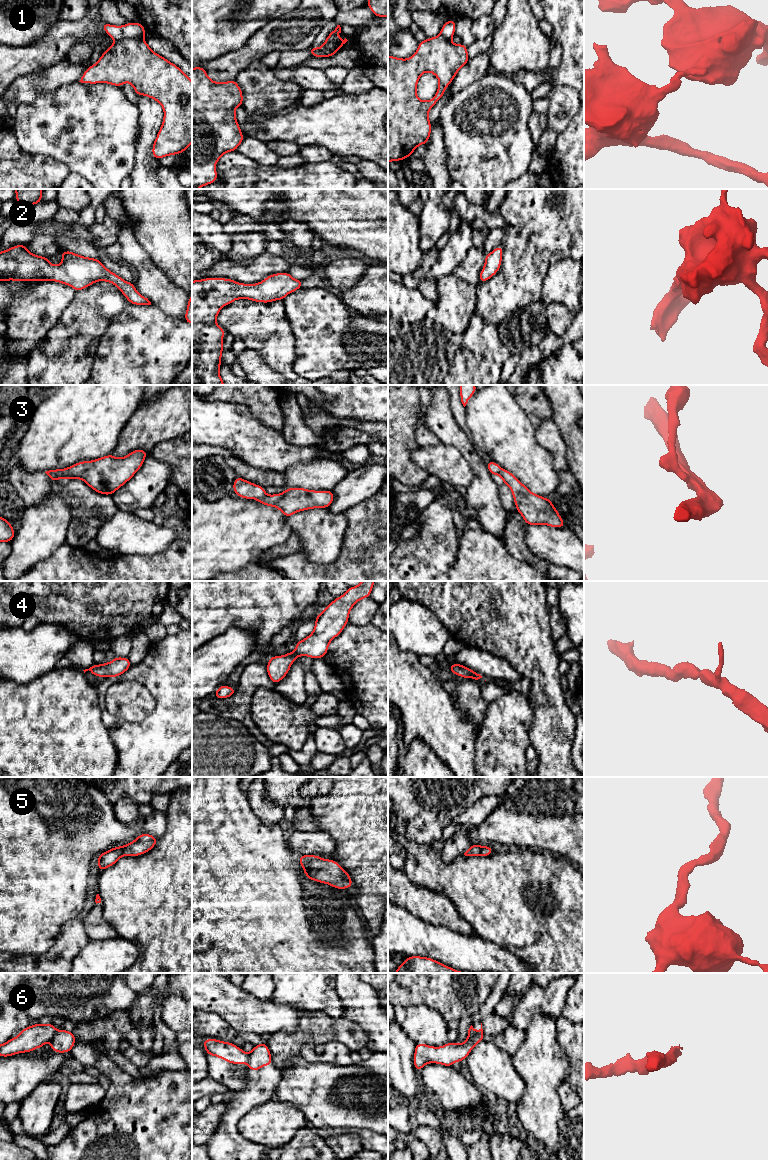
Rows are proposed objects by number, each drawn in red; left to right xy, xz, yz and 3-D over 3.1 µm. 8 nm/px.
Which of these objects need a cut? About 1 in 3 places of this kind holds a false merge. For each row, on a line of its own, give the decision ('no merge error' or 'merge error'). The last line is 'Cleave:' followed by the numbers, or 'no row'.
1: merge error
2: no merge error
3: merge error
4: no merge error
5: no merge error
6: merge error
Cleave: 1, 3, 6

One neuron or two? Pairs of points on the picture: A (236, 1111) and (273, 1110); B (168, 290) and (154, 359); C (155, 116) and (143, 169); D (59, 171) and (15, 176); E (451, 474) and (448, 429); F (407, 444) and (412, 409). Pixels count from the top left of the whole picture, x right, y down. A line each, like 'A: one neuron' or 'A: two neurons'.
A: two neurons
B: two neurons
C: one neuron
D: one neuron
E: two neurons
F: one neuron

